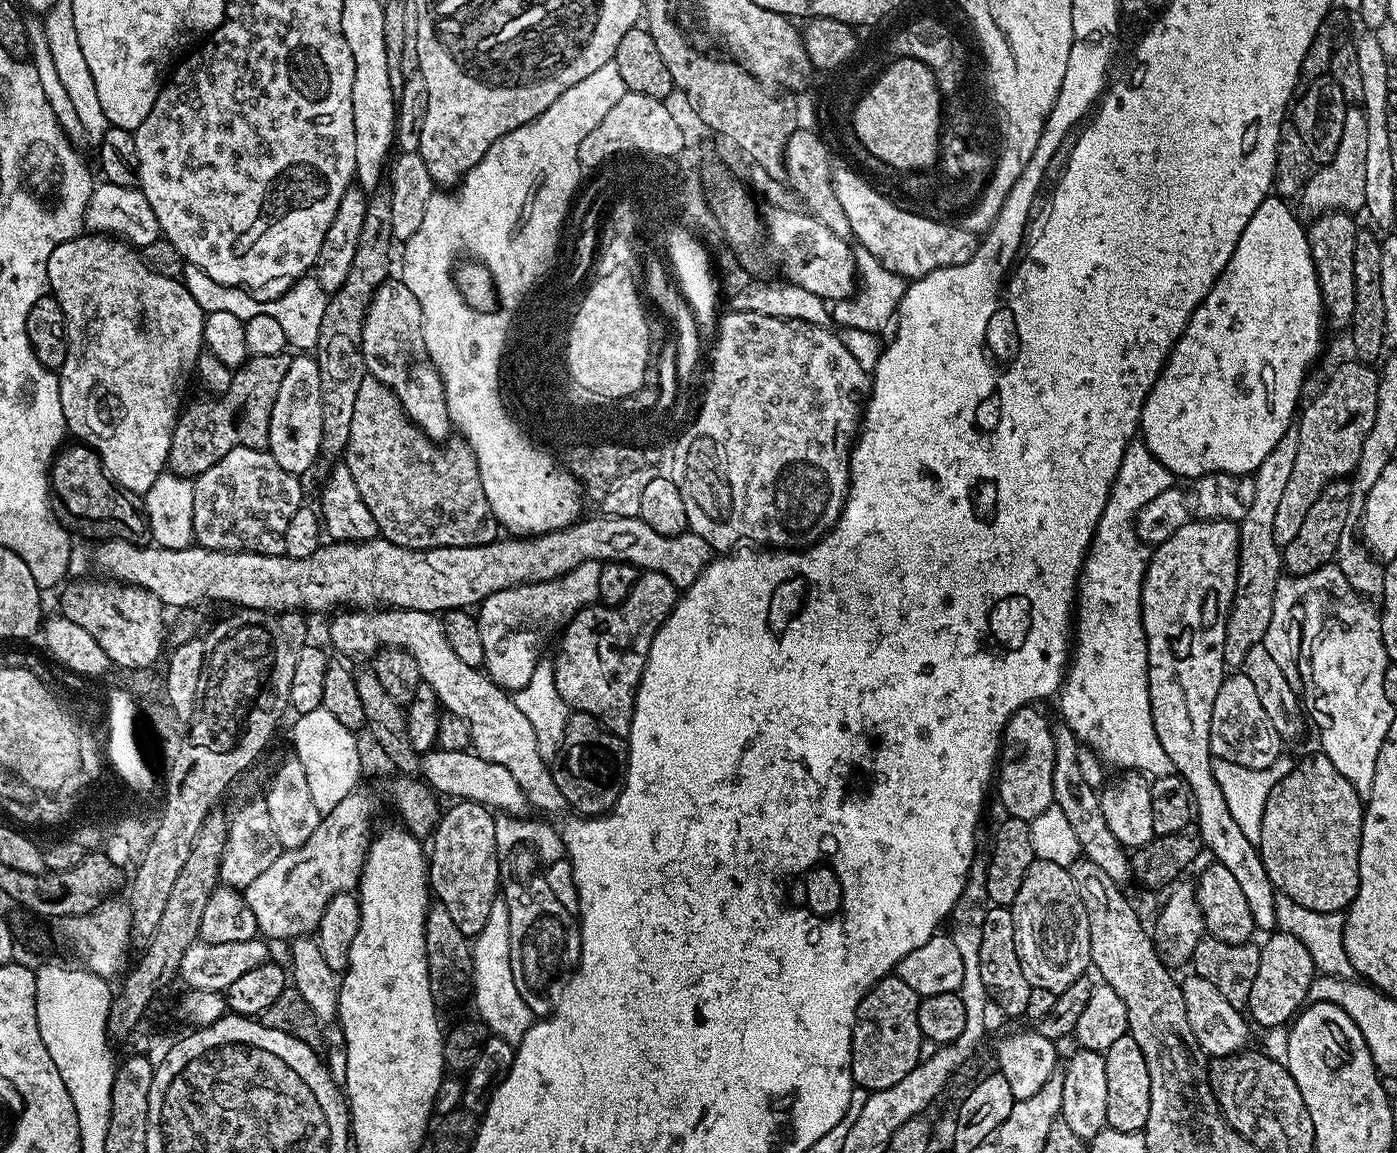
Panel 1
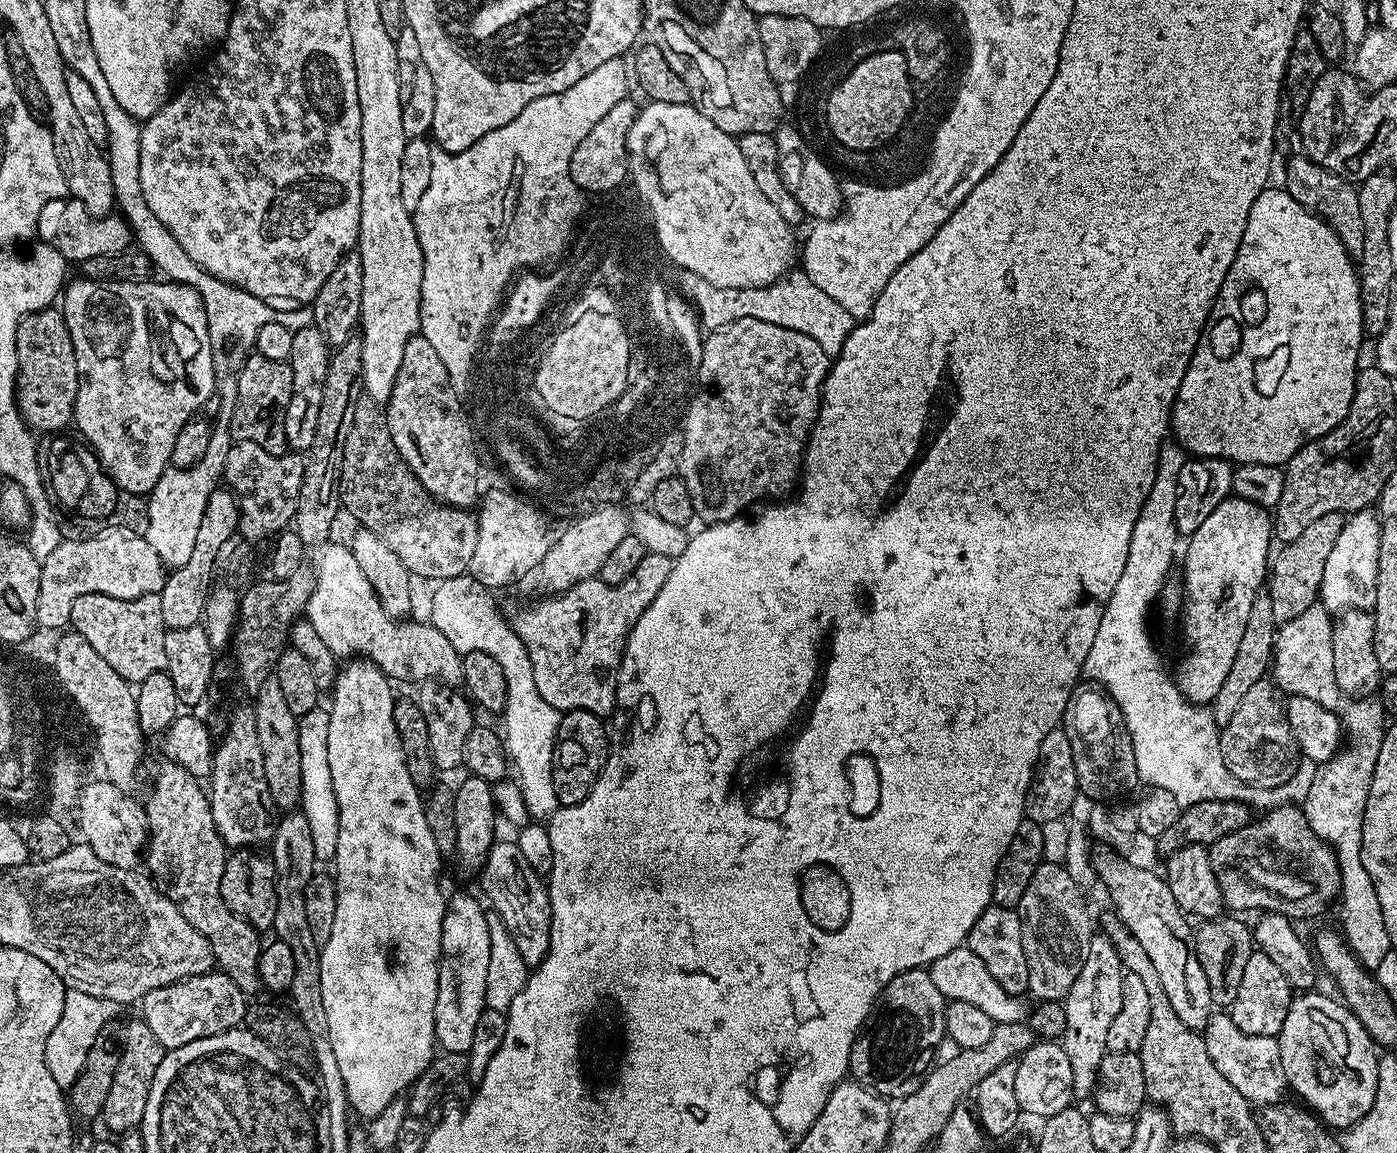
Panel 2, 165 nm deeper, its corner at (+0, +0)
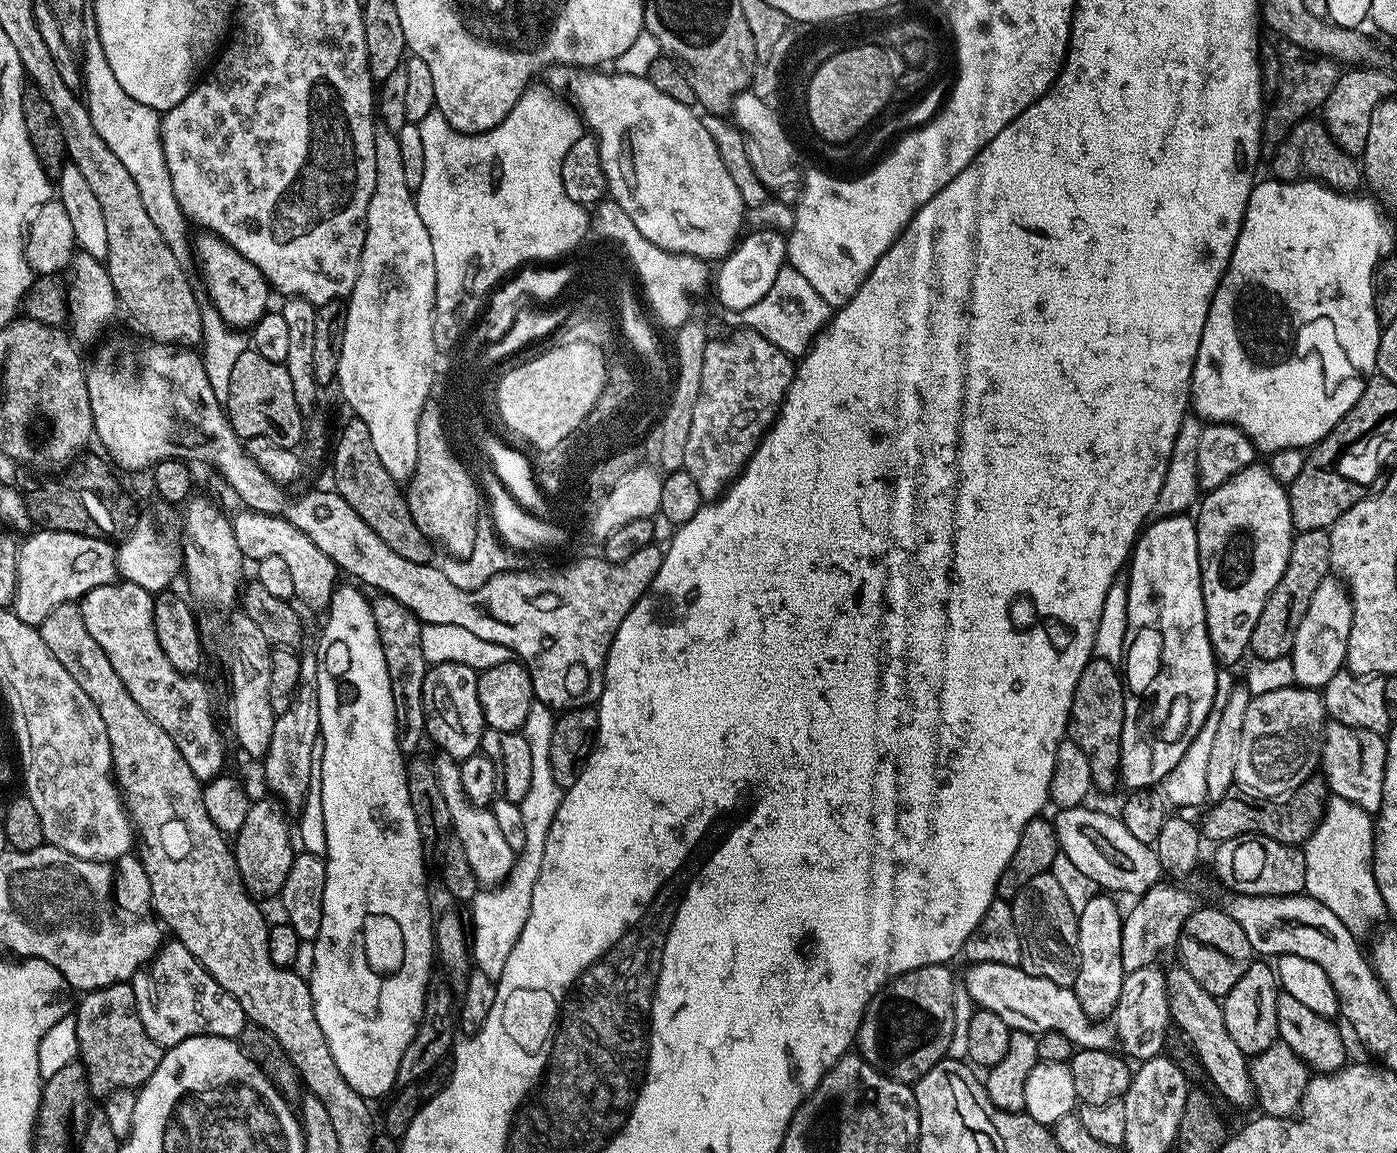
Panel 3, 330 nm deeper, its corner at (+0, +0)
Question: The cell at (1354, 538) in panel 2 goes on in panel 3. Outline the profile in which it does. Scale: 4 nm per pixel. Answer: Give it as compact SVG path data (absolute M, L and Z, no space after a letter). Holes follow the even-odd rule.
M1339 579L1324 580L1322 586L1314 590L1314 598L1310 598L1310 610L1306 610L1306 618L1302 618L1298 634L1294 634L1291 660L1295 683L1299 687L1323 690L1326 682L1342 671L1348 658L1351 625L1352 601L1349 593Z

